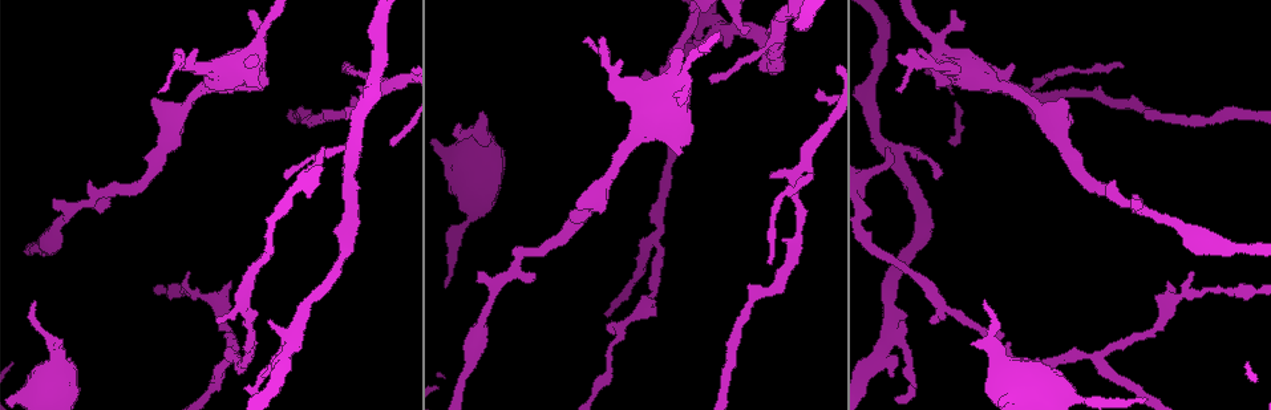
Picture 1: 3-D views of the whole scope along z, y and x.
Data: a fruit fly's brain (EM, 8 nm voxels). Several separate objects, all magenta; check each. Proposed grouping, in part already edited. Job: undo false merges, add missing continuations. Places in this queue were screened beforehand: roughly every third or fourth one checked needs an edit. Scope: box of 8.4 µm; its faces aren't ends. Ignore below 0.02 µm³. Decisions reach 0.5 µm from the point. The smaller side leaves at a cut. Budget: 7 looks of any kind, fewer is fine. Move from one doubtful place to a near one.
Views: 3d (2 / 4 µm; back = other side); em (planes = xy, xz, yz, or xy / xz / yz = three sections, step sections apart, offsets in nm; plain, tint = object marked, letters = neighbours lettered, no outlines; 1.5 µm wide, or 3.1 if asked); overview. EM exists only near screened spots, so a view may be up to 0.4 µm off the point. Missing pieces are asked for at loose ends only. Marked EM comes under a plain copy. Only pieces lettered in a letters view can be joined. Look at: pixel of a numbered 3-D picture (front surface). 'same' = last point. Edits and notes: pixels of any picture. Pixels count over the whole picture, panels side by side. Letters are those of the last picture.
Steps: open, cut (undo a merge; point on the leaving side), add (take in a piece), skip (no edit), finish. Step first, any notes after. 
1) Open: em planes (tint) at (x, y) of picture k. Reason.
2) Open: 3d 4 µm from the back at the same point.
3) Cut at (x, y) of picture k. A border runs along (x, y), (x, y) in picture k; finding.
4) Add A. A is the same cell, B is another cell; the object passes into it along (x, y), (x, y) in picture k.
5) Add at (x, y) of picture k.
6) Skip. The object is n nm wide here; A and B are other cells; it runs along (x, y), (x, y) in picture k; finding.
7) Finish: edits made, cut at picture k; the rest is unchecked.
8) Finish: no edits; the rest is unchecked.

Open: em planes (letters) at (1193, 271) of picture 1. An open end.

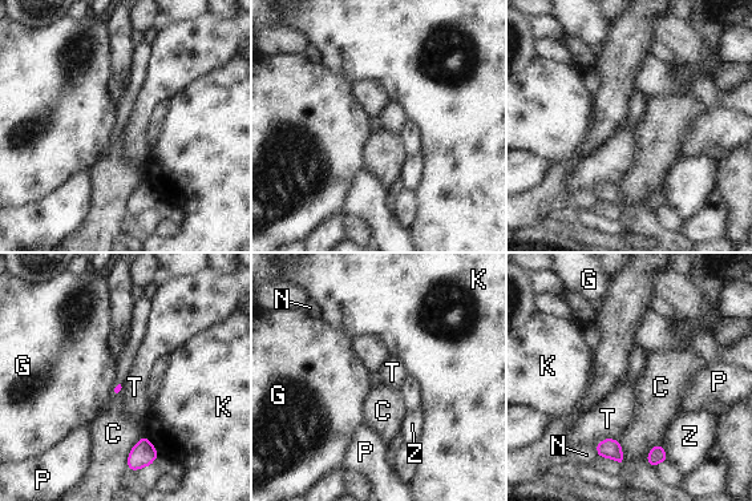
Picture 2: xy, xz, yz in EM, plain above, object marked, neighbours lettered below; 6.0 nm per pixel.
Skip. C, G, K, N, P, T and Z are other cells; a border runs along (144, 436), (129, 452), (128, 469) in picture 2; none of them fits.

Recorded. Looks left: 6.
Open: 3d 2 µm at (1012, 62) of picture 1. Free end.

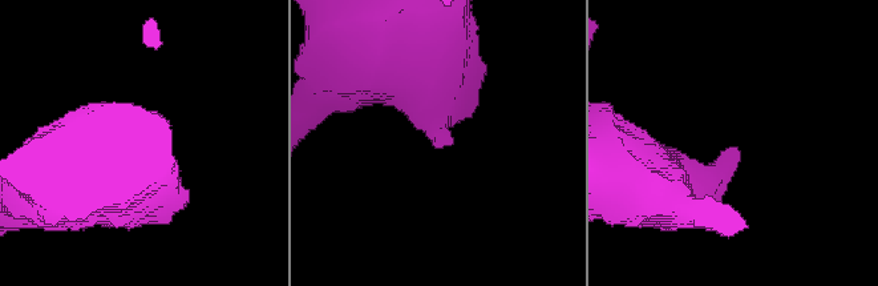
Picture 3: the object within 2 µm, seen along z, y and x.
Open: em planes (letters) at (736, 149) of picture 3.

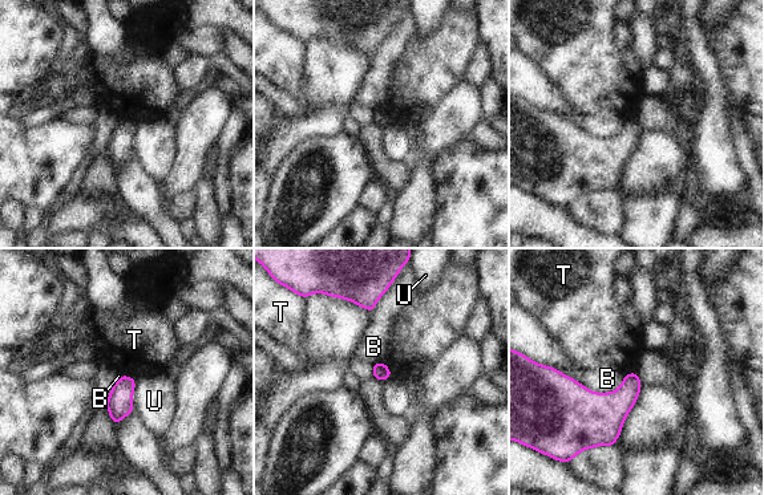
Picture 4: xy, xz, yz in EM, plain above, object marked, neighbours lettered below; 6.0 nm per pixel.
Skip. B, T and U are other cells; a border runs along (378, 361), (382, 361), (392, 376) in picture 4; no lettered piece goes on from it.

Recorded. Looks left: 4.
Open: em yz step 4 (letters) at (459, 125) of picture 1. Thin end.

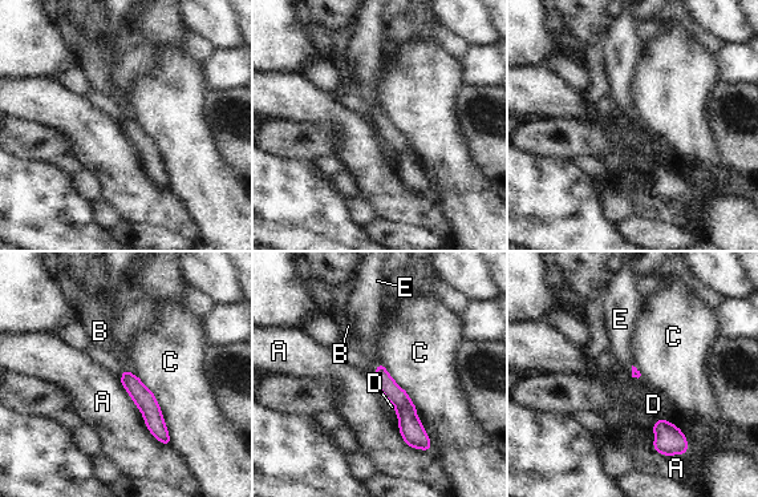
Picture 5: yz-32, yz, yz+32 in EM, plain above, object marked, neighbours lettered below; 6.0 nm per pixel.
Open: em planes (letters) at the same point. Cut it another way.

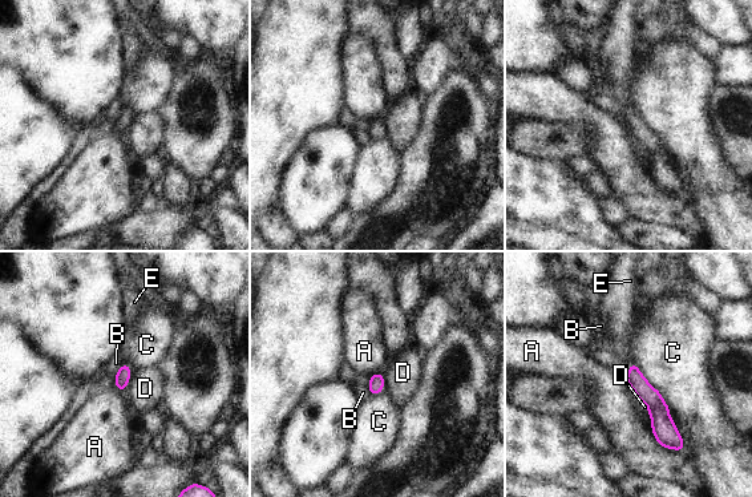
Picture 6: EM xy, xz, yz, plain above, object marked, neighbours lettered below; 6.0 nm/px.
Add E. E is the same cell, A, B, C and D are other cells; the object passes into it along (645, 392), (629, 368), (619, 343) in picture 6; the cell continues.

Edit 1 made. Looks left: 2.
Finish: edits made, add at picture 6; the rest is unchecked.

